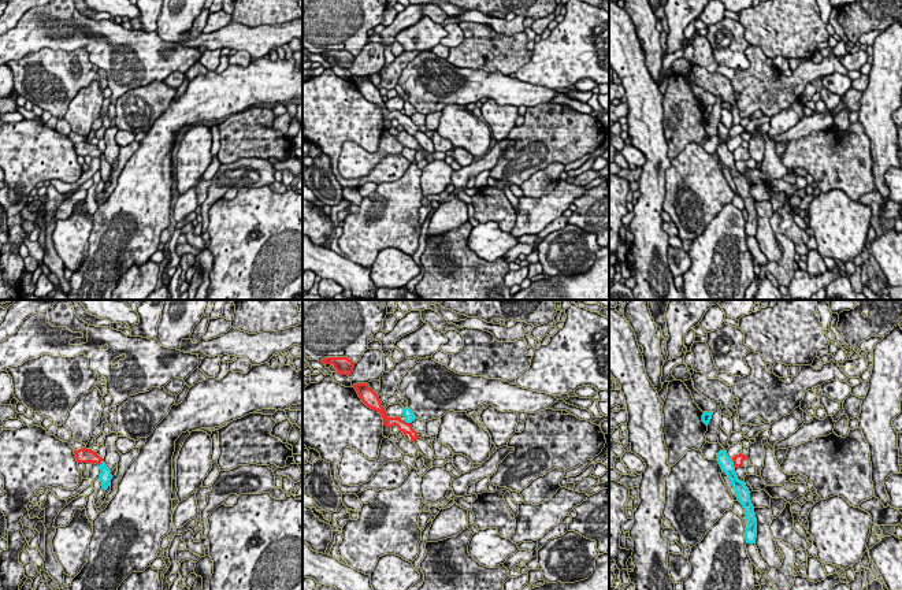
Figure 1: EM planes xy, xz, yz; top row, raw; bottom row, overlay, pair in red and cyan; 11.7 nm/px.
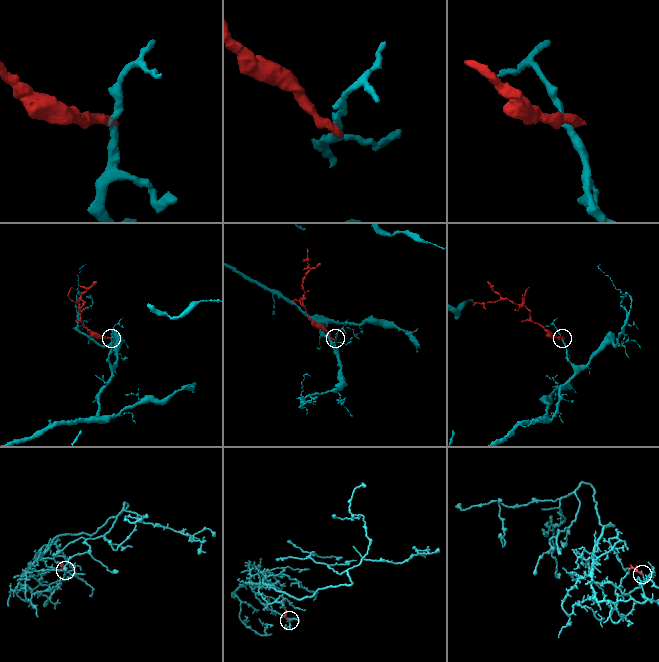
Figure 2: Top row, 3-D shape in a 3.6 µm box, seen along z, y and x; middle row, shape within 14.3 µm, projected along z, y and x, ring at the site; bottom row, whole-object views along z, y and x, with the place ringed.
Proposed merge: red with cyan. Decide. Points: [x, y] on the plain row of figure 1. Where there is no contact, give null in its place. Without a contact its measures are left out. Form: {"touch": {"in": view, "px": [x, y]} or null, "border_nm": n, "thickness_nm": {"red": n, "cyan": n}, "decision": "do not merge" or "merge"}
{"touch": {"in": "yz", "px": [734, 156]}, "border_nm": 120, "thickness_nm": {"red": 130, "cyan": 160}, "decision": "do not merge"}

